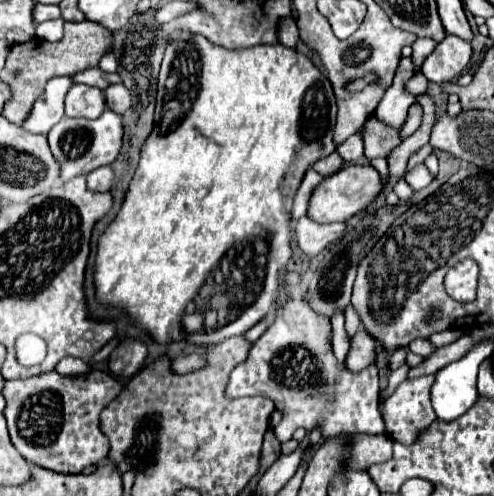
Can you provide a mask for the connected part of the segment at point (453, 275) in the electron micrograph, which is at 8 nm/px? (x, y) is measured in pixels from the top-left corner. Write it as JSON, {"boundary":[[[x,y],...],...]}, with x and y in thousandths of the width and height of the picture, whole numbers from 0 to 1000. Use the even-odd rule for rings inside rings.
{"boundary":[[[943,520],[915,536],[899,560],[903,589],[927,609],[955,609],[964,601],[968,577],[968,532],[955,520]]]}

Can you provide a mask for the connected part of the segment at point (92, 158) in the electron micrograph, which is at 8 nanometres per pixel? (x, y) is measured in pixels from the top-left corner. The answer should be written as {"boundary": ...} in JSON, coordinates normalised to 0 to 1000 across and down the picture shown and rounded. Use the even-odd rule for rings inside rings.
{"boundary":[[[215,222],[206,238],[178,242],[178,238],[126,238],[101,266],[97,266],[97,290],[109,310],[109,319],[121,327],[121,359],[130,367],[154,359],[154,355],[178,355],[186,343],[227,331],[243,302],[251,282],[251,250],[247,234]]]}

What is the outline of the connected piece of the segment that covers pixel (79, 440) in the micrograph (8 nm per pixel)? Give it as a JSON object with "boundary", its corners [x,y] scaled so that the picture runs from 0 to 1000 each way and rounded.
{"boundary":[[[117,750],[77,754],[53,766],[8,774],[16,871],[28,903],[69,940],[121,952],[162,956],[170,944],[198,935],[219,919],[219,883],[202,871],[202,831],[255,782],[251,770],[215,750],[130,762]]]}

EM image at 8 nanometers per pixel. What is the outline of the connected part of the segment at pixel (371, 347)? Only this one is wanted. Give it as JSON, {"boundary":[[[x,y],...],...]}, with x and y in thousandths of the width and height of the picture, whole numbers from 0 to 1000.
{"boundary":[[[733,661],[709,690],[709,706],[700,718],[700,738],[713,750],[733,750],[741,738],[749,738],[761,726],[761,690],[741,673]]]}

